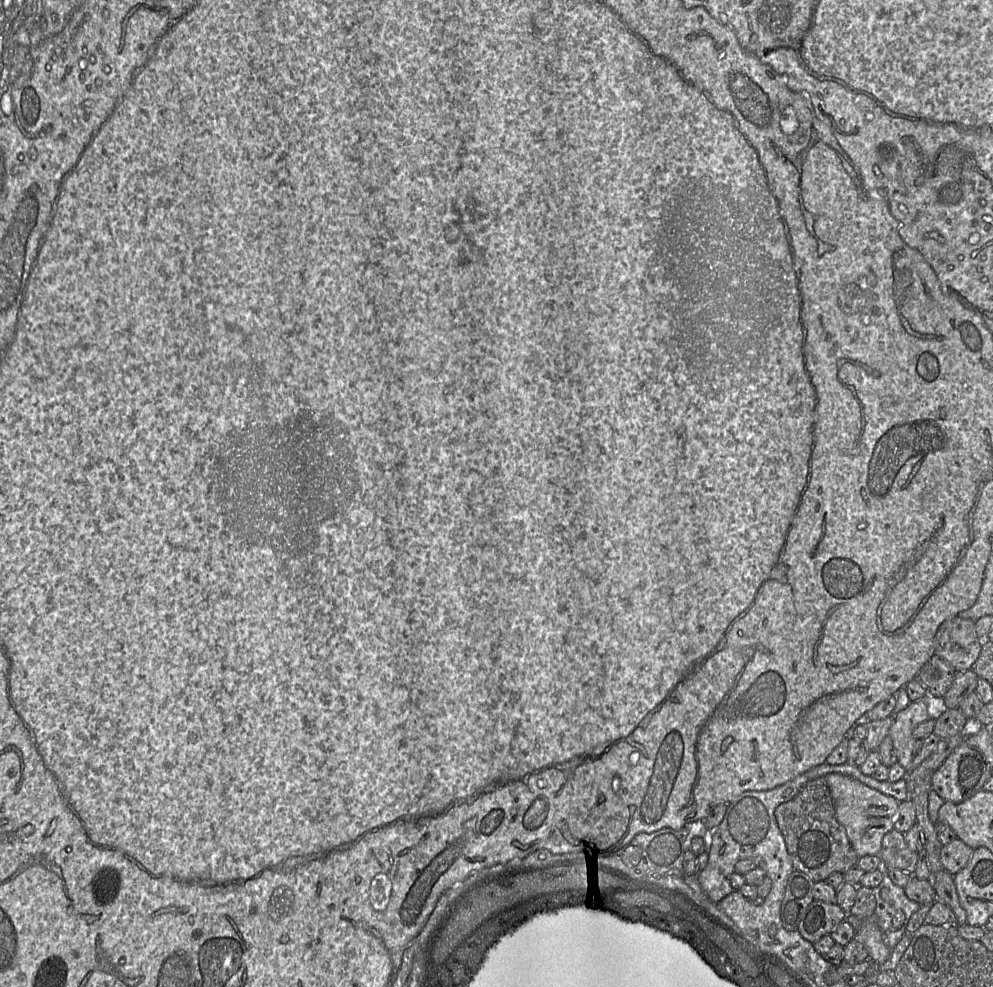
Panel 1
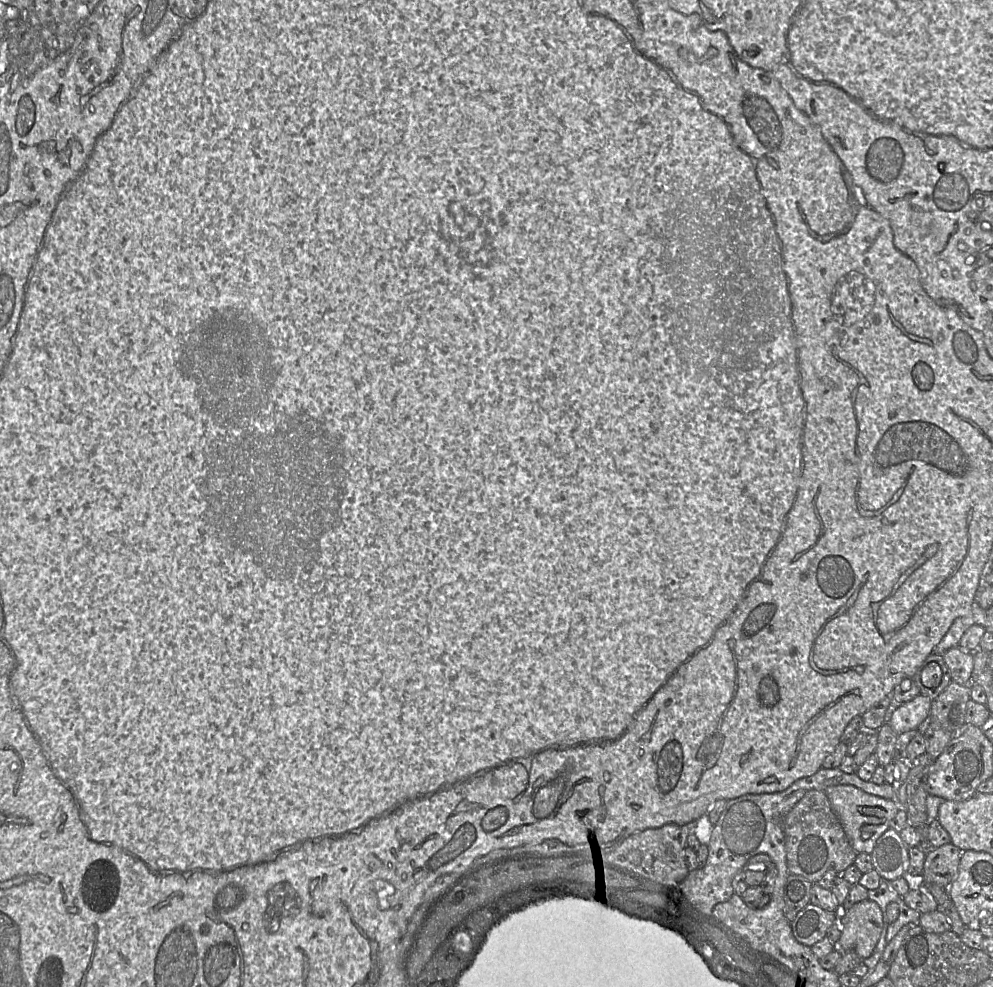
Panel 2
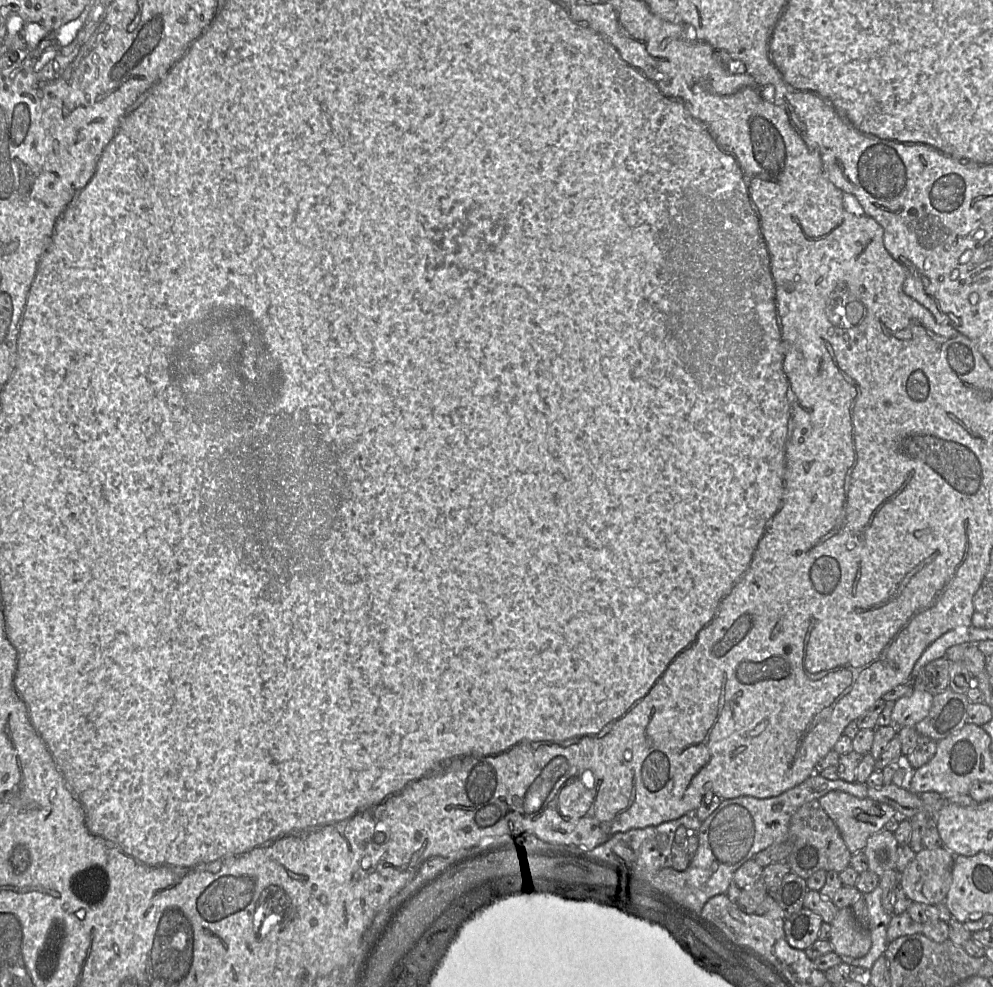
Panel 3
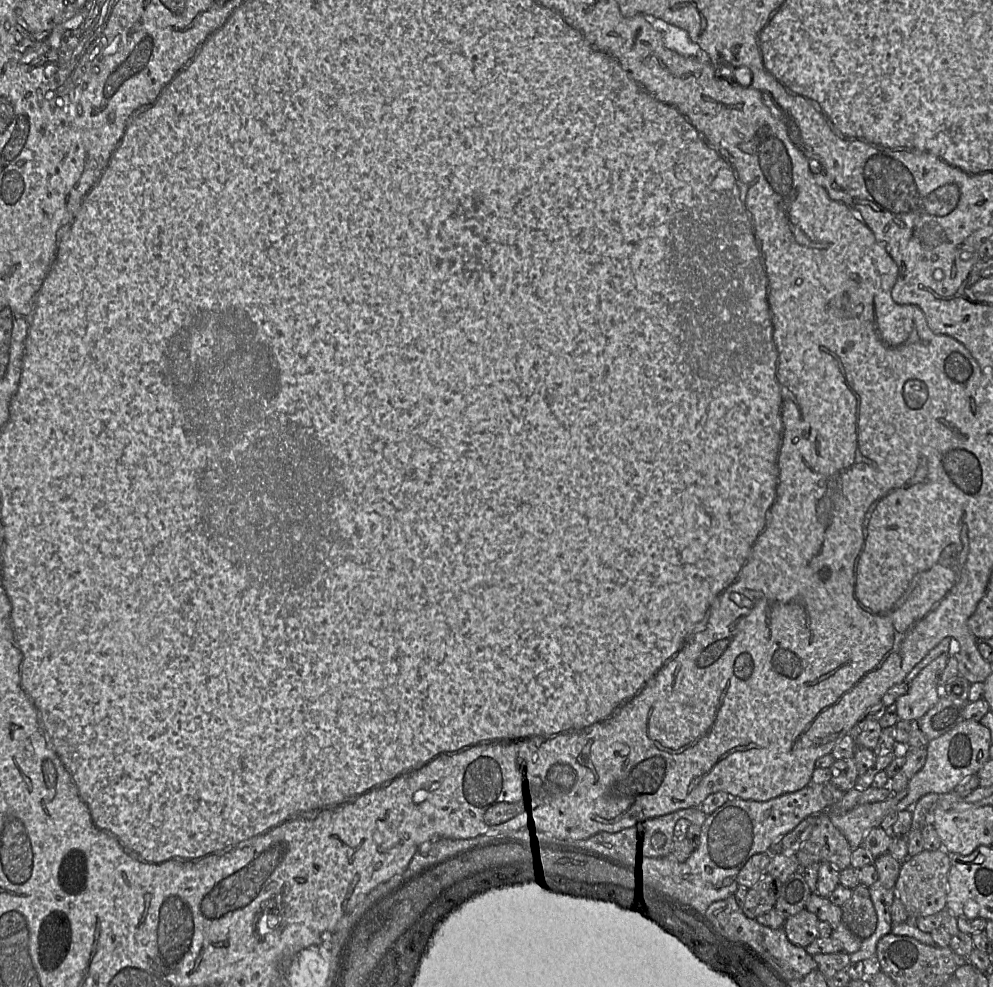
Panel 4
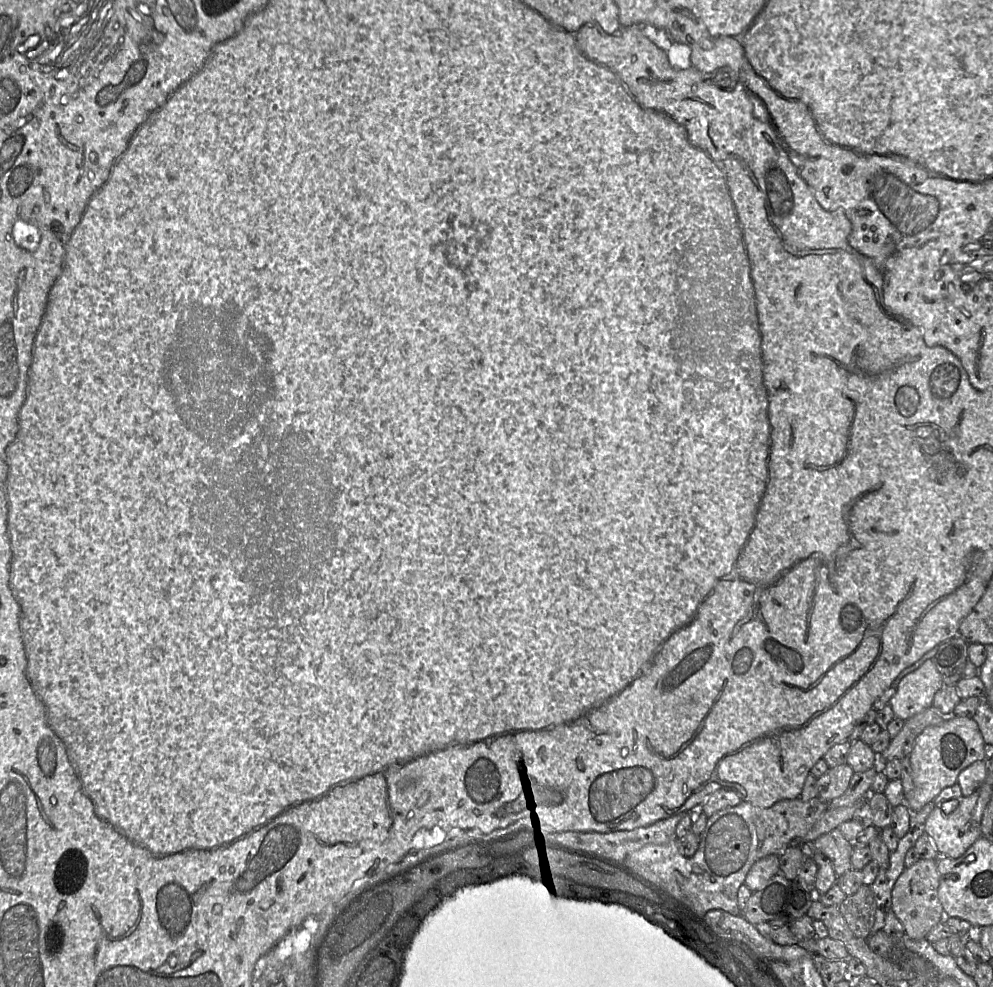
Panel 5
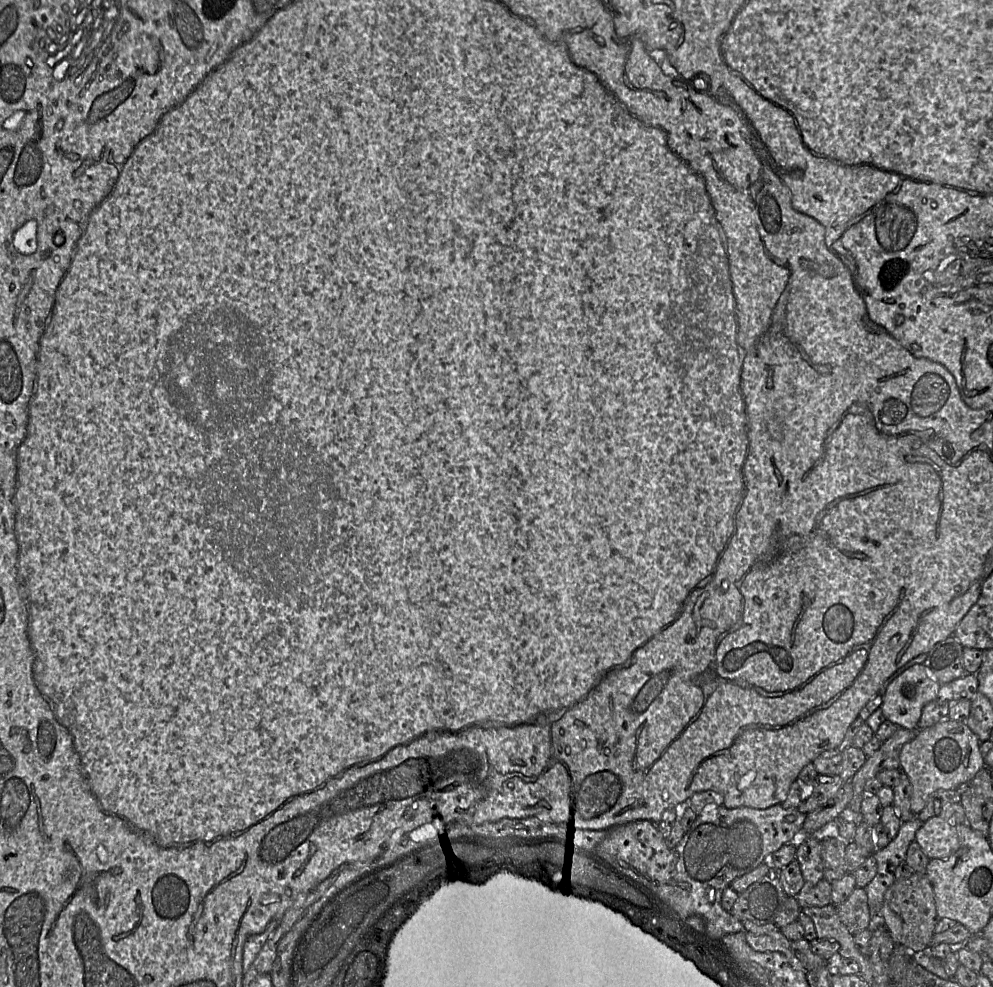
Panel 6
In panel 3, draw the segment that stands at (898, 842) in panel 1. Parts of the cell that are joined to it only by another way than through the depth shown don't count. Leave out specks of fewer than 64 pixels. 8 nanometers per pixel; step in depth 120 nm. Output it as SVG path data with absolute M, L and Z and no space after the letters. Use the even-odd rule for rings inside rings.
M885 828L872 834L863 850L868 858L868 870L881 876L887 870L896 869L898 845L894 833Z

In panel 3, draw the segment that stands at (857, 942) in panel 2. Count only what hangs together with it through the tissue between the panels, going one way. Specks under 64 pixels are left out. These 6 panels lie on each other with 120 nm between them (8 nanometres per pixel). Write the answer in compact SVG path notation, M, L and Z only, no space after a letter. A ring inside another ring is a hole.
M851 907L839 909L830 925L828 940L842 959L860 958L869 952L870 931L857 922Z

